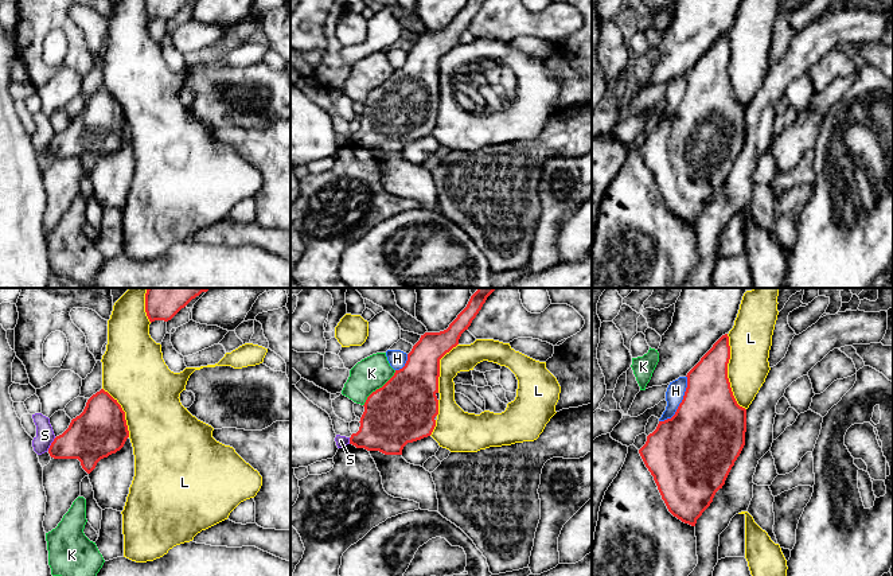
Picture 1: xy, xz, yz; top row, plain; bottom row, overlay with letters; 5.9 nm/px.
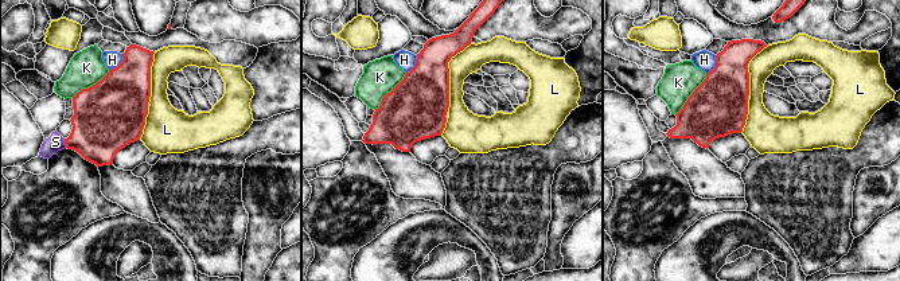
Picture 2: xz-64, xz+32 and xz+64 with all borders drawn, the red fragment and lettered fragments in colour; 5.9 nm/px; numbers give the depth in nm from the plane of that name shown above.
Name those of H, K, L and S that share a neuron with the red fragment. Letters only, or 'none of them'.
none of them

